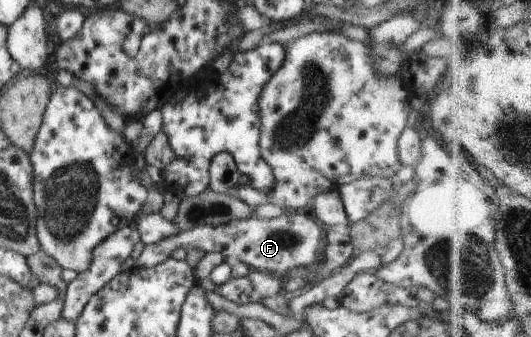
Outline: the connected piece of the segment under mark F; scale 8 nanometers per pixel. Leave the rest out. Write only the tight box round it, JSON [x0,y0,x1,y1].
[135,210,322,277]

